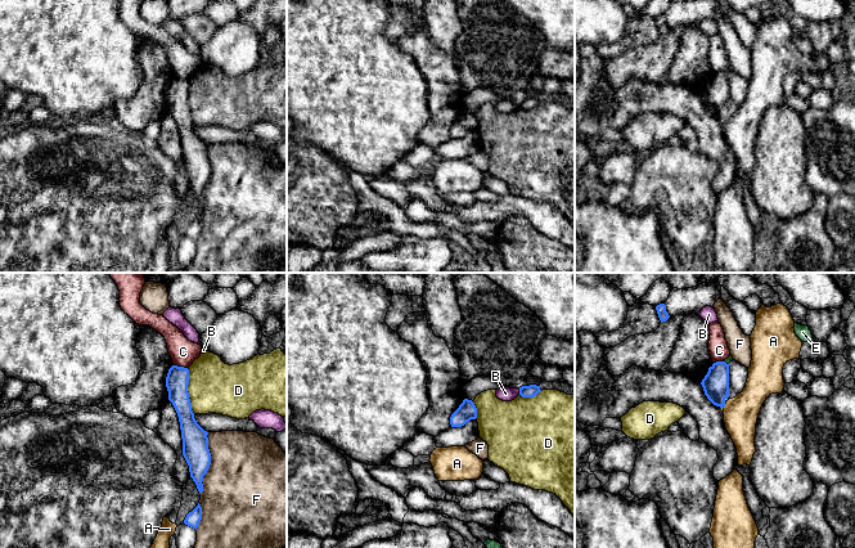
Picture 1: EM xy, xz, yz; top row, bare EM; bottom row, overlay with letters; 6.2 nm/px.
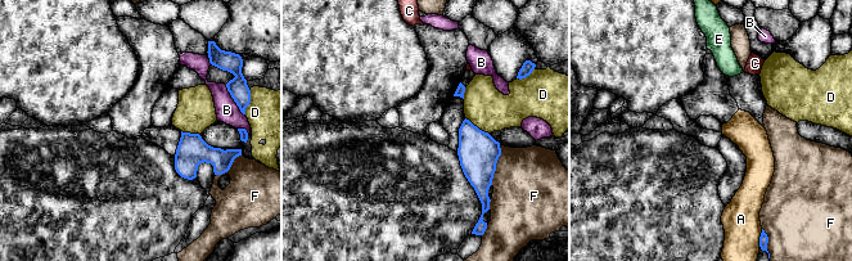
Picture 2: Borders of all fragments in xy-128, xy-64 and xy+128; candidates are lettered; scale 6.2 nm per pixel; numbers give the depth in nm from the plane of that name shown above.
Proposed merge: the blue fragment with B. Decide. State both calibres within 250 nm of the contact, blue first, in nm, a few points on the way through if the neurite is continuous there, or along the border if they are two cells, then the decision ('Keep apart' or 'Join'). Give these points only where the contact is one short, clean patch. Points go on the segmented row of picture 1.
Thickness 80 nm (blue) against 90 nm. Boundary: xz (518, 390), (520, 394). Keep apart

